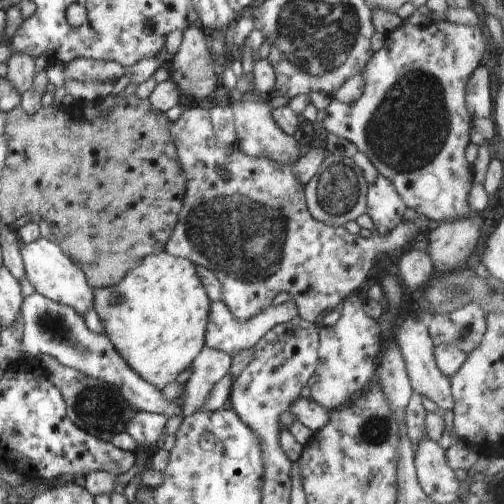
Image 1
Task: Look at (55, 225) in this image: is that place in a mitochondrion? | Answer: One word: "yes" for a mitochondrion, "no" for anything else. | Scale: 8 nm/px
no

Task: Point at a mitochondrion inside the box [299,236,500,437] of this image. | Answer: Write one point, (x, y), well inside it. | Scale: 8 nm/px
(449, 294)

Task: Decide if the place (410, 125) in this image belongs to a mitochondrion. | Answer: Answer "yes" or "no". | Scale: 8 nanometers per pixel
yes

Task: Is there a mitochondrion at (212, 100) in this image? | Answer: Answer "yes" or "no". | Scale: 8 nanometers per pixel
no

